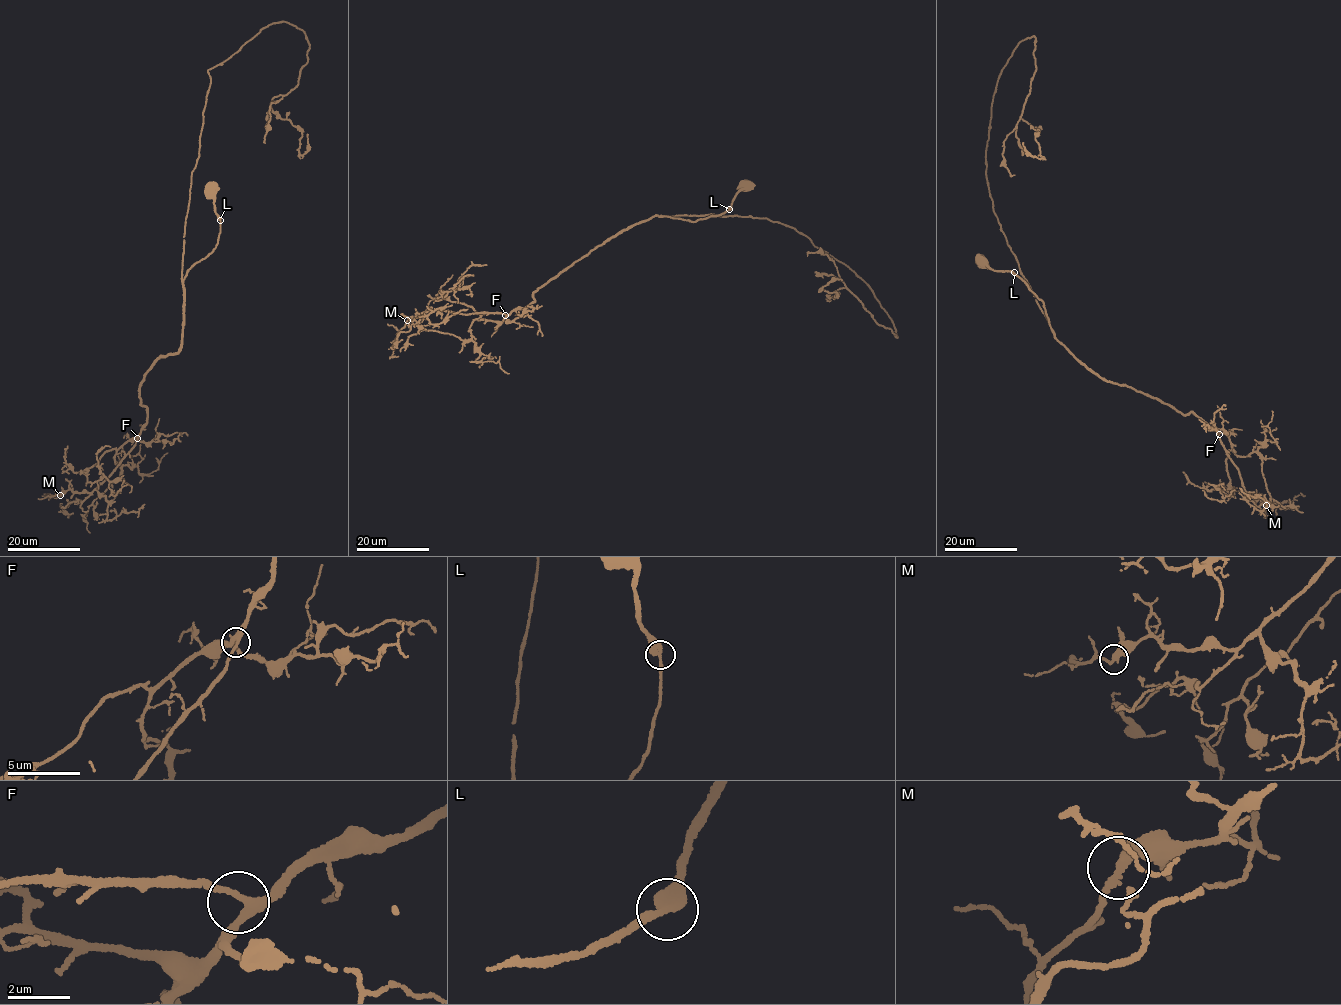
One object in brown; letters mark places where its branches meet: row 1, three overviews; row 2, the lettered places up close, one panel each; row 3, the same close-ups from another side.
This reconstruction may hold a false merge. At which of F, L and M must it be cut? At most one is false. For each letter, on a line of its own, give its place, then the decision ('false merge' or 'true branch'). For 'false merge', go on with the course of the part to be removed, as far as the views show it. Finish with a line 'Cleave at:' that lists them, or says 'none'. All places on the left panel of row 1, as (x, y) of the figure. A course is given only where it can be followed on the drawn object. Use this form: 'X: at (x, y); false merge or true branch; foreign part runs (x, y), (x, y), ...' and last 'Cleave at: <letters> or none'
F: at (137, 438); true branch
L: at (220, 220); true branch
M: at (60, 495); true branch
Cleave at: none

